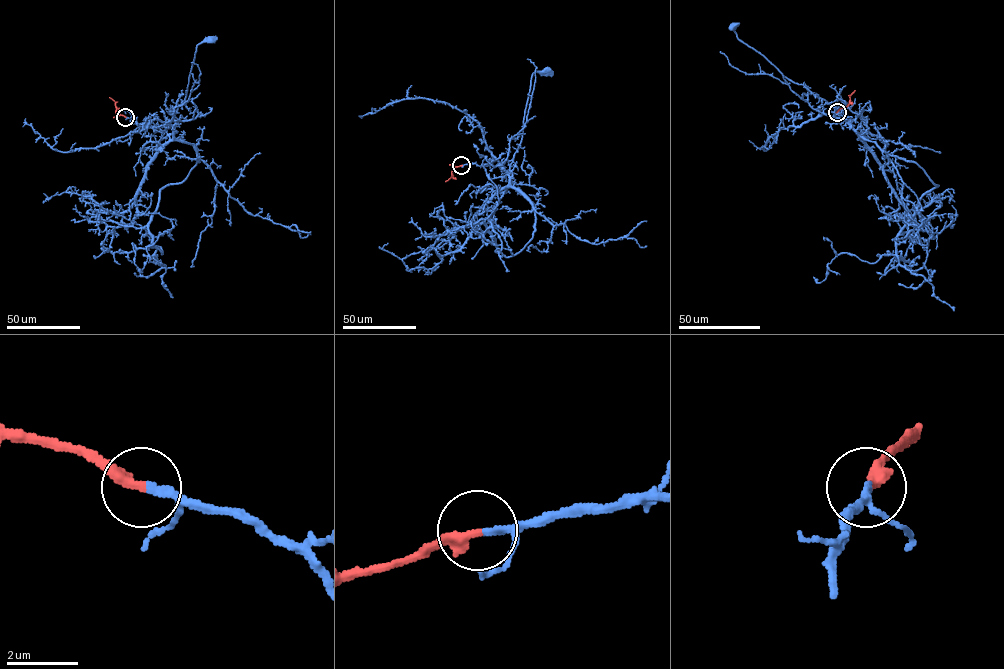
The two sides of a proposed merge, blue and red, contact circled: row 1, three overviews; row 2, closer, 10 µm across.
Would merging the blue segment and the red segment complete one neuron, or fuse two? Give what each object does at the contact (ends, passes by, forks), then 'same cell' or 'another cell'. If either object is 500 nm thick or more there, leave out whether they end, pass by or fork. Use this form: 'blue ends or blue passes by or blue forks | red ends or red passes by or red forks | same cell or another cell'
blue passes by | red ends | same cell

